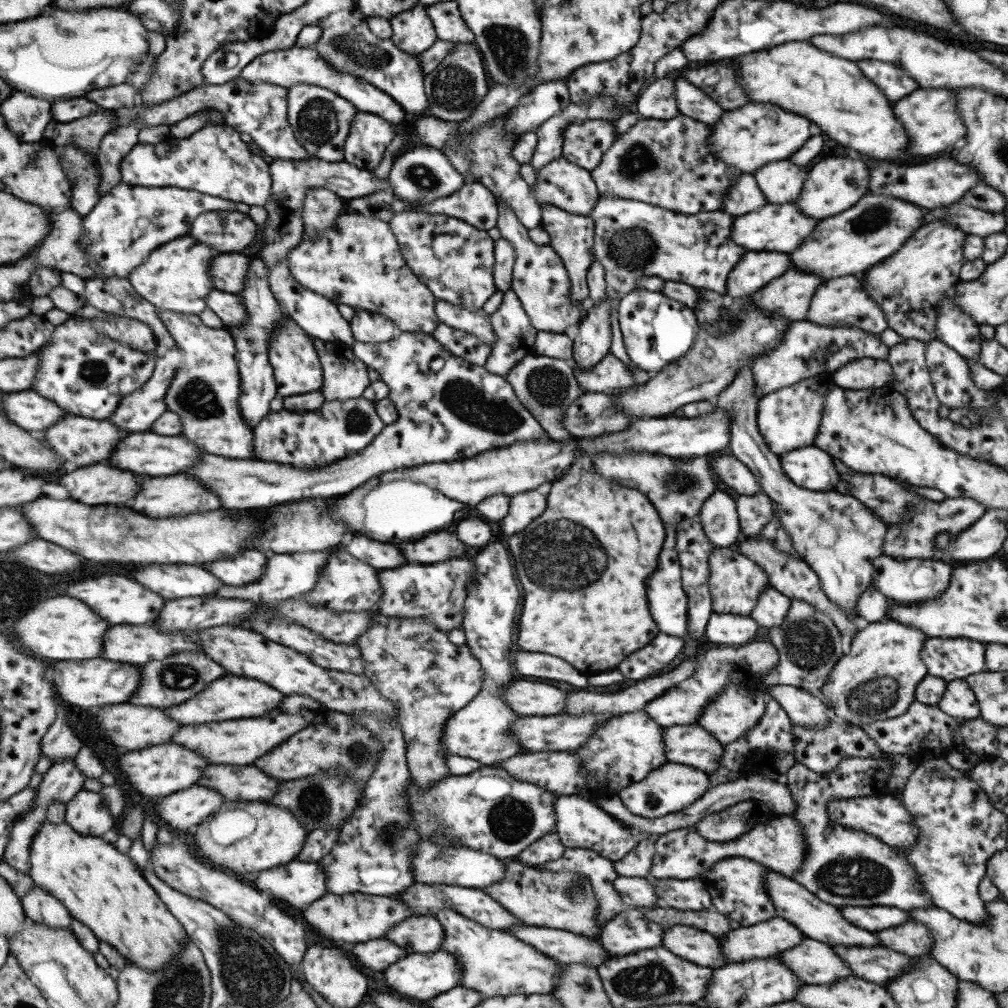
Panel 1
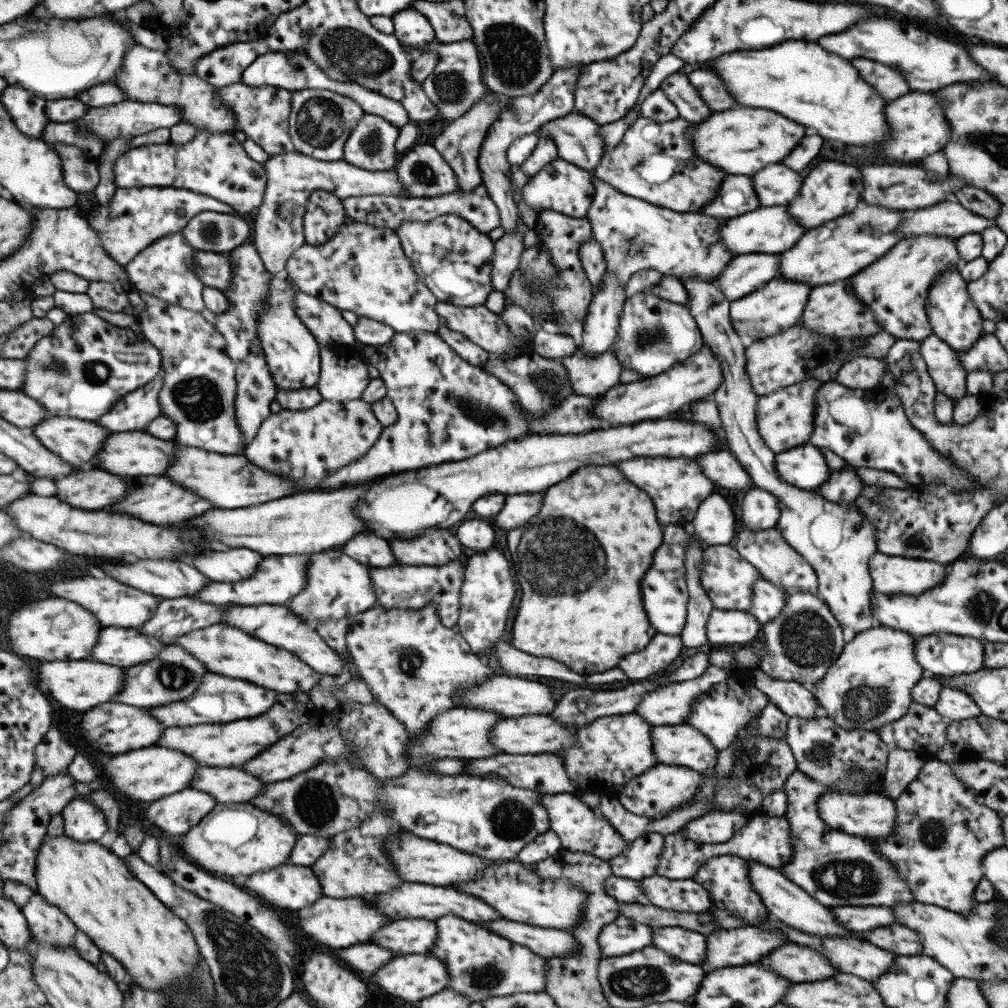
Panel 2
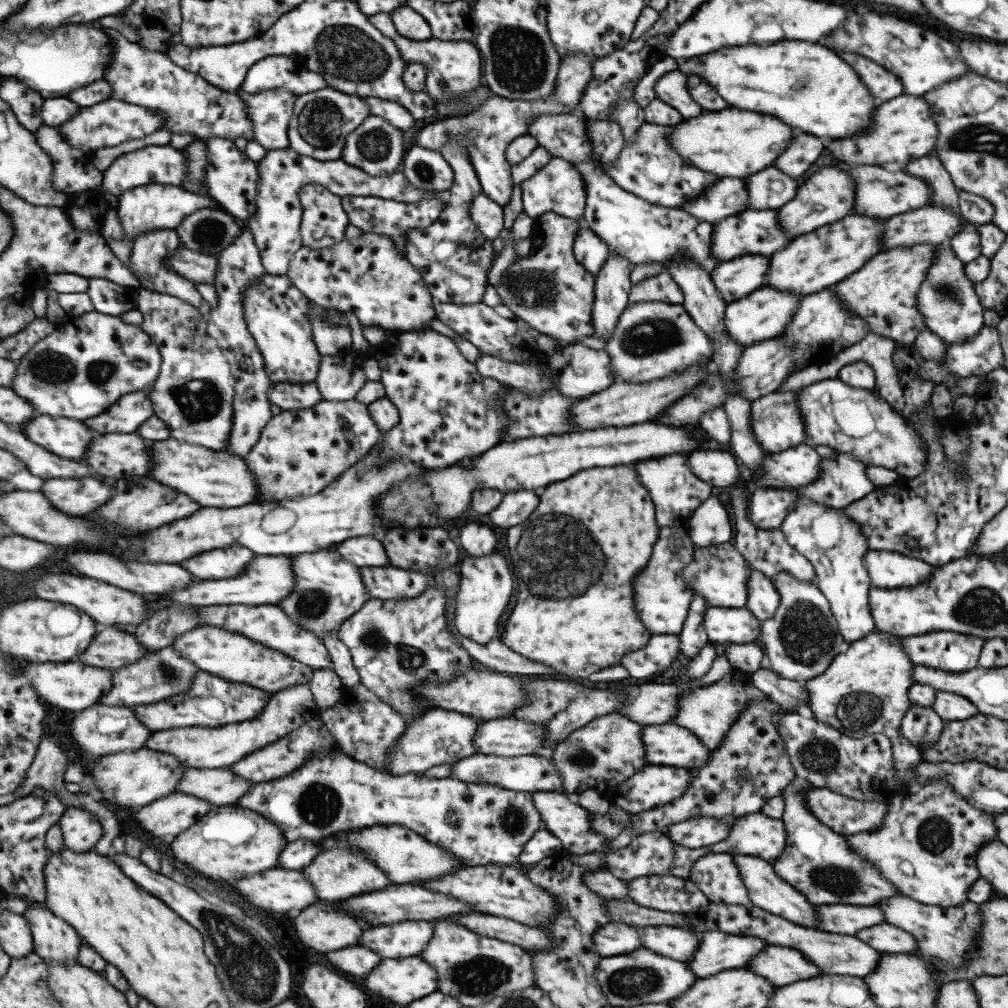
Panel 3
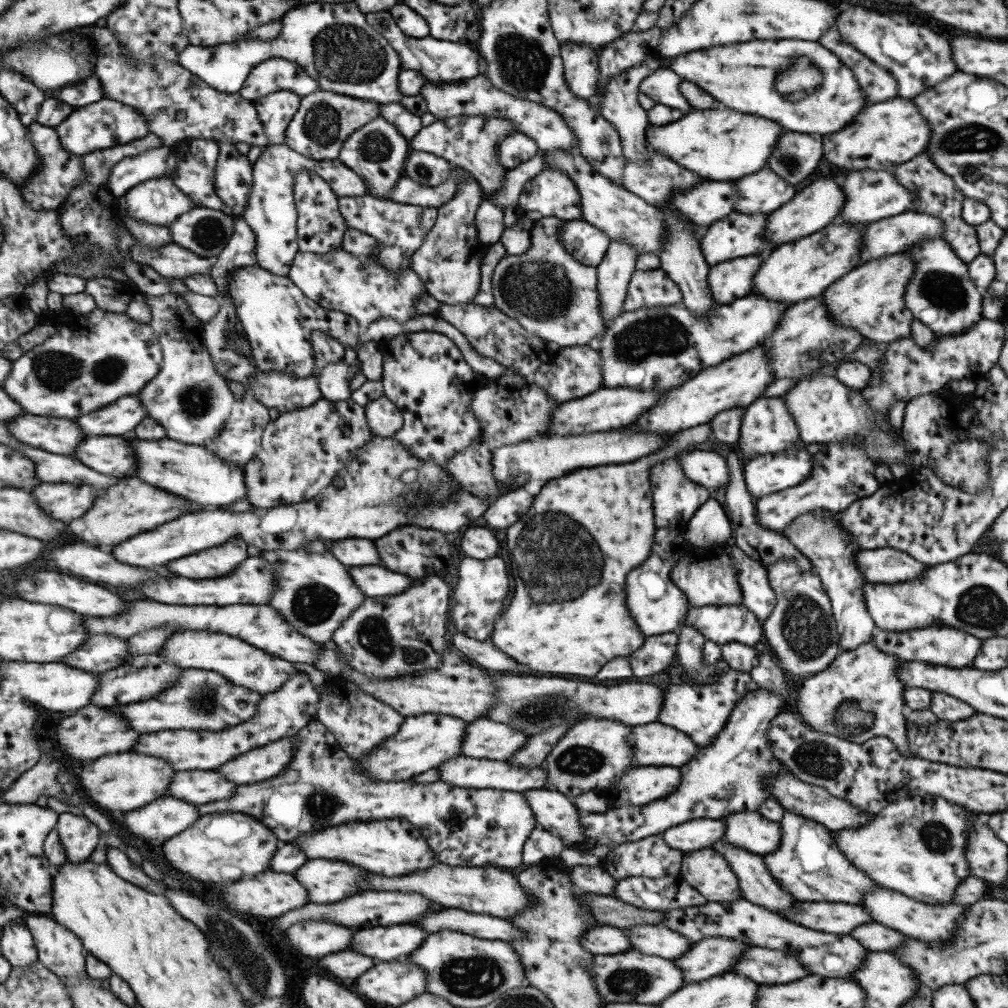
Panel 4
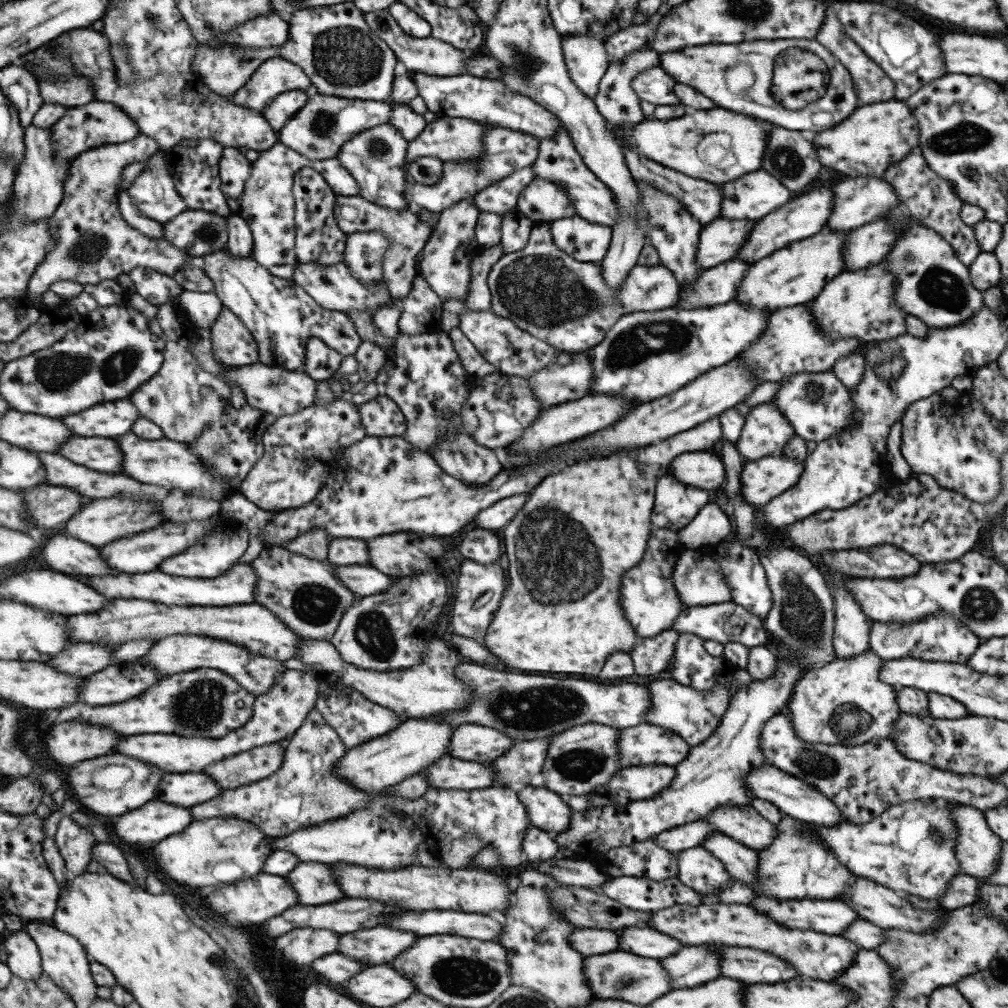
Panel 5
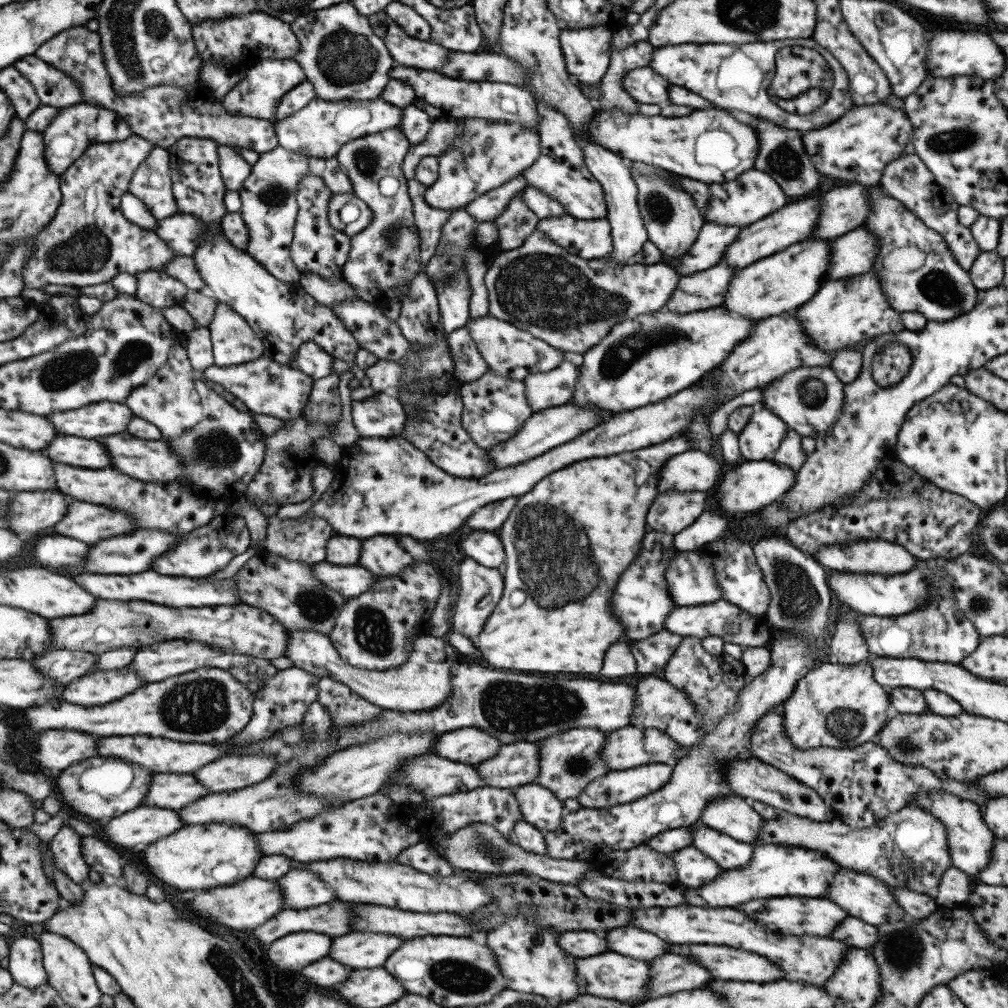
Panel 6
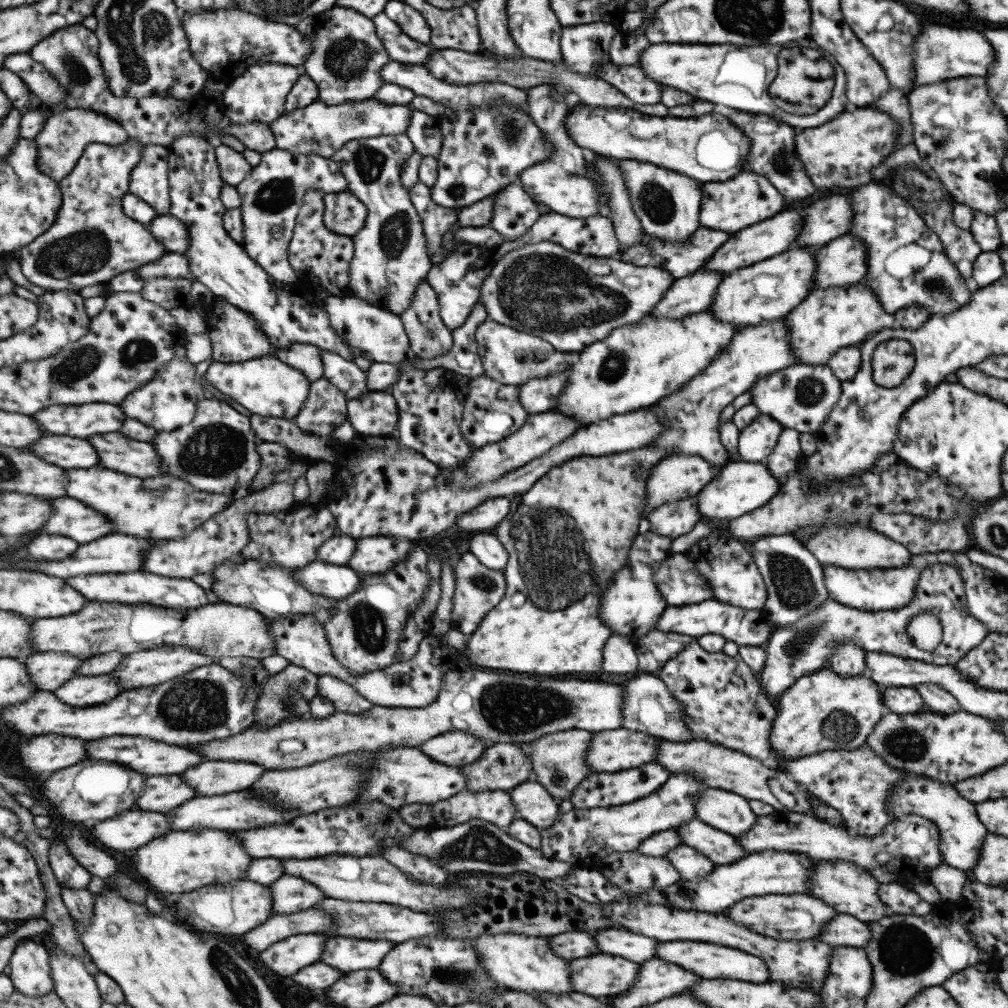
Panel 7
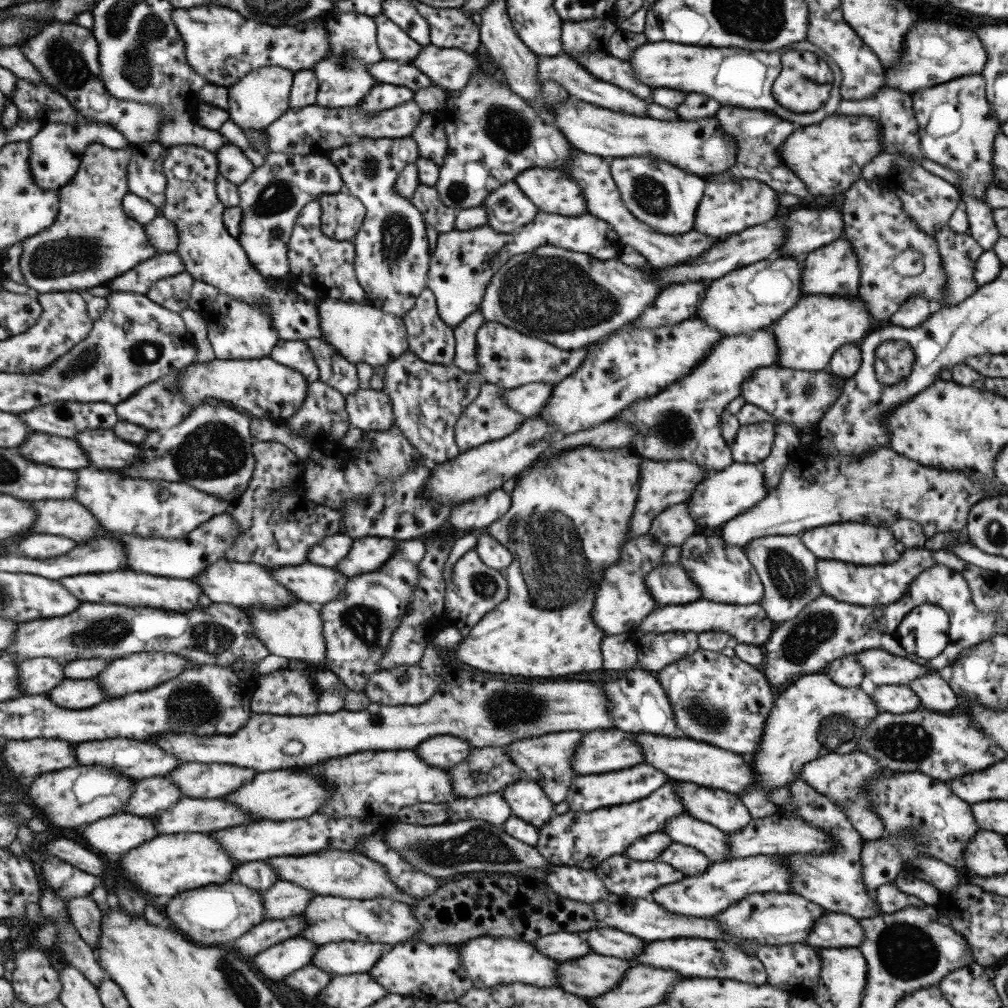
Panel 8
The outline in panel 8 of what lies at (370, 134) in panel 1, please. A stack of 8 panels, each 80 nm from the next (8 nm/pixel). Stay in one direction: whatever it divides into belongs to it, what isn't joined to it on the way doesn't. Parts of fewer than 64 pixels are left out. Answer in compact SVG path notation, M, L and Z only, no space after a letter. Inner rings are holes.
M410 137L358 138L335 148L327 158L339 171L344 191L362 202L365 214L355 233L353 270L362 286L364 302L401 318L426 287L429 248L421 213L394 190L399 172L415 162L417 143Z

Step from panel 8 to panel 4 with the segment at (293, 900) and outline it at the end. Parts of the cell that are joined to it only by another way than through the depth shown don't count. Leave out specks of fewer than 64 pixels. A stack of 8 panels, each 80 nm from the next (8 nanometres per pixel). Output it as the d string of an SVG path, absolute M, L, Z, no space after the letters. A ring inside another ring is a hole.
M317 858L299 866L293 877L307 893L307 903L333 903L359 893L358 883L367 876L365 869L345 861Z

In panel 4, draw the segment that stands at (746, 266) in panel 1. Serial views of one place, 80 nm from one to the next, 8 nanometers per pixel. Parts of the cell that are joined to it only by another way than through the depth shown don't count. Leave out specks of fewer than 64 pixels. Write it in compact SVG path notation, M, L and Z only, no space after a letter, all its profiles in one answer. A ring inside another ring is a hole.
M753 254L710 266L706 279L712 299L725 305L747 296L752 289L753 275L762 260L763 255Z

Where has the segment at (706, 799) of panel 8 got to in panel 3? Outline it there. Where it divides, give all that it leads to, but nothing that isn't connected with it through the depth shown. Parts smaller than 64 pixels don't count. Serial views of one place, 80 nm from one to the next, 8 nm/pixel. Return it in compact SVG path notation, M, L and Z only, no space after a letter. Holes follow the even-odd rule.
M751 813L734 818L730 826L731 832L722 842L707 847L707 852L711 853L733 853L742 855L753 855L765 860L767 863L773 862L777 856L781 856L783 848L786 846L786 833L782 820L775 820L765 816L763 813Z

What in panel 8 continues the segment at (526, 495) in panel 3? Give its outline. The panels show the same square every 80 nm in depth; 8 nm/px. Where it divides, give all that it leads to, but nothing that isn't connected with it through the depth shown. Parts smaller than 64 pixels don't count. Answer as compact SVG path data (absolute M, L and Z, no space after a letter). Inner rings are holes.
M496 489L487 495L455 505L448 514L448 520L459 533L465 533L489 526L509 507L510 494Z

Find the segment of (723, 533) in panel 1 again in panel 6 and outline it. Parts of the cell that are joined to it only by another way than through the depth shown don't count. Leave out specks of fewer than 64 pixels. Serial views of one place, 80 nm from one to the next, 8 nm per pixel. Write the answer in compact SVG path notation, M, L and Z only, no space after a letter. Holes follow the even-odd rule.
M705 508L693 524L674 535L674 547L678 551L693 551L702 544L721 538L723 530L727 530L727 518L720 512Z

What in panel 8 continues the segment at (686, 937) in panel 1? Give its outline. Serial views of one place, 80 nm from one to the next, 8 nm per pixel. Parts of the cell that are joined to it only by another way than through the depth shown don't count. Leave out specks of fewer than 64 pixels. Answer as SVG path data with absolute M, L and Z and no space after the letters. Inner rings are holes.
M591 928L587 932L581 932L581 937L585 938L591 952L623 960L631 960L645 946L643 940L611 928Z

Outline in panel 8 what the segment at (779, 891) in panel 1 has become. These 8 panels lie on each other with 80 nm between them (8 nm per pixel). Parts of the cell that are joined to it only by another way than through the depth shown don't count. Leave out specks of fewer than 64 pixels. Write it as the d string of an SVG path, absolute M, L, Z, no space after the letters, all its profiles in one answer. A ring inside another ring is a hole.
M687 813L674 816L664 824L661 832L669 835L673 843L686 845L703 853L710 864L731 859L727 847L727 835Z

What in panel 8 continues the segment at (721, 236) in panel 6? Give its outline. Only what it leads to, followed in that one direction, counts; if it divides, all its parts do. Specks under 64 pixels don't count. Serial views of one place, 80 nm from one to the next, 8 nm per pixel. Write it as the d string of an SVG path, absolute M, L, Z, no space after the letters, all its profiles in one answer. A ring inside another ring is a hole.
M479 46L471 54L483 65L484 71L477 71L468 78L463 88L448 93L444 100L444 108L441 113L446 125L447 153L442 165L439 166L438 179L434 184L439 195L439 200L449 208L461 210L473 208L482 204L483 199L498 186L511 182L517 174L529 168L551 168L559 169L561 165L567 165L566 174L581 189L581 196L586 202L586 212L595 218L606 222L618 236L622 246L631 246L635 252L639 252L646 262L654 269L677 266L691 260L694 256L701 254L710 246L713 246L719 238L711 238L691 230L678 235L666 235L655 232L643 222L637 220L621 202L617 187L614 185L610 175L609 161L594 154L587 154L574 149L568 140L553 125L546 125L538 114L530 107L530 103L512 93L499 75L495 75L490 67L490 60L486 48Z

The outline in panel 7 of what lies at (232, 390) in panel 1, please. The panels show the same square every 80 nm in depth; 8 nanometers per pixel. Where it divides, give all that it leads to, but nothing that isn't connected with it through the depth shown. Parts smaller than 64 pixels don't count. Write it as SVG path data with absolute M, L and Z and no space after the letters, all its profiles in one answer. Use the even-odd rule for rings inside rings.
M174 359L167 363L163 371L155 373L150 382L125 398L119 407L125 412L126 418L133 418L156 432L166 433L189 424L195 418L197 402L203 392L204 389L195 379L194 366L186 359Z

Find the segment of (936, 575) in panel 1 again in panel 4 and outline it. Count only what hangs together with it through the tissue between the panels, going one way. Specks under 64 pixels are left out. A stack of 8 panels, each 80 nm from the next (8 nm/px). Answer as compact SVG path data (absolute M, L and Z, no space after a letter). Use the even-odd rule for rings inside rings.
M889 547L859 549L854 554L854 561L867 583L905 582L919 576L926 567L907 553Z

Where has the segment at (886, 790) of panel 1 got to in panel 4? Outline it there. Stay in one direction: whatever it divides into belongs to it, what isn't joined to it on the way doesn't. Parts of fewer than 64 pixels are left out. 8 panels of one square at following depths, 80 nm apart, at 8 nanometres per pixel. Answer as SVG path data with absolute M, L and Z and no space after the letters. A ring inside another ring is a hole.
M784 811L778 822L781 834L777 850L762 855L771 878L795 900L801 902L861 902L863 894L879 887L869 876L855 869L837 849L831 832L813 820Z

